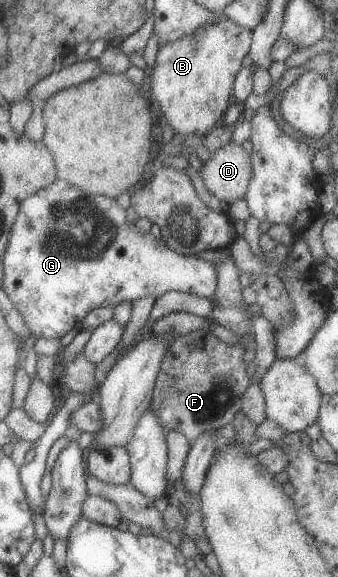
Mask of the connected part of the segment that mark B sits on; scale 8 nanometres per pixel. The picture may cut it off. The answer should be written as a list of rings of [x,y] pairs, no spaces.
[[[224,17],[219,22],[208,24],[188,36],[162,46],[158,45],[151,69],[151,99],[174,134],[204,137],[211,129],[221,124],[226,107],[229,107],[228,99],[235,75],[241,68],[244,55],[249,53],[250,42],[251,31],[248,28]]]

